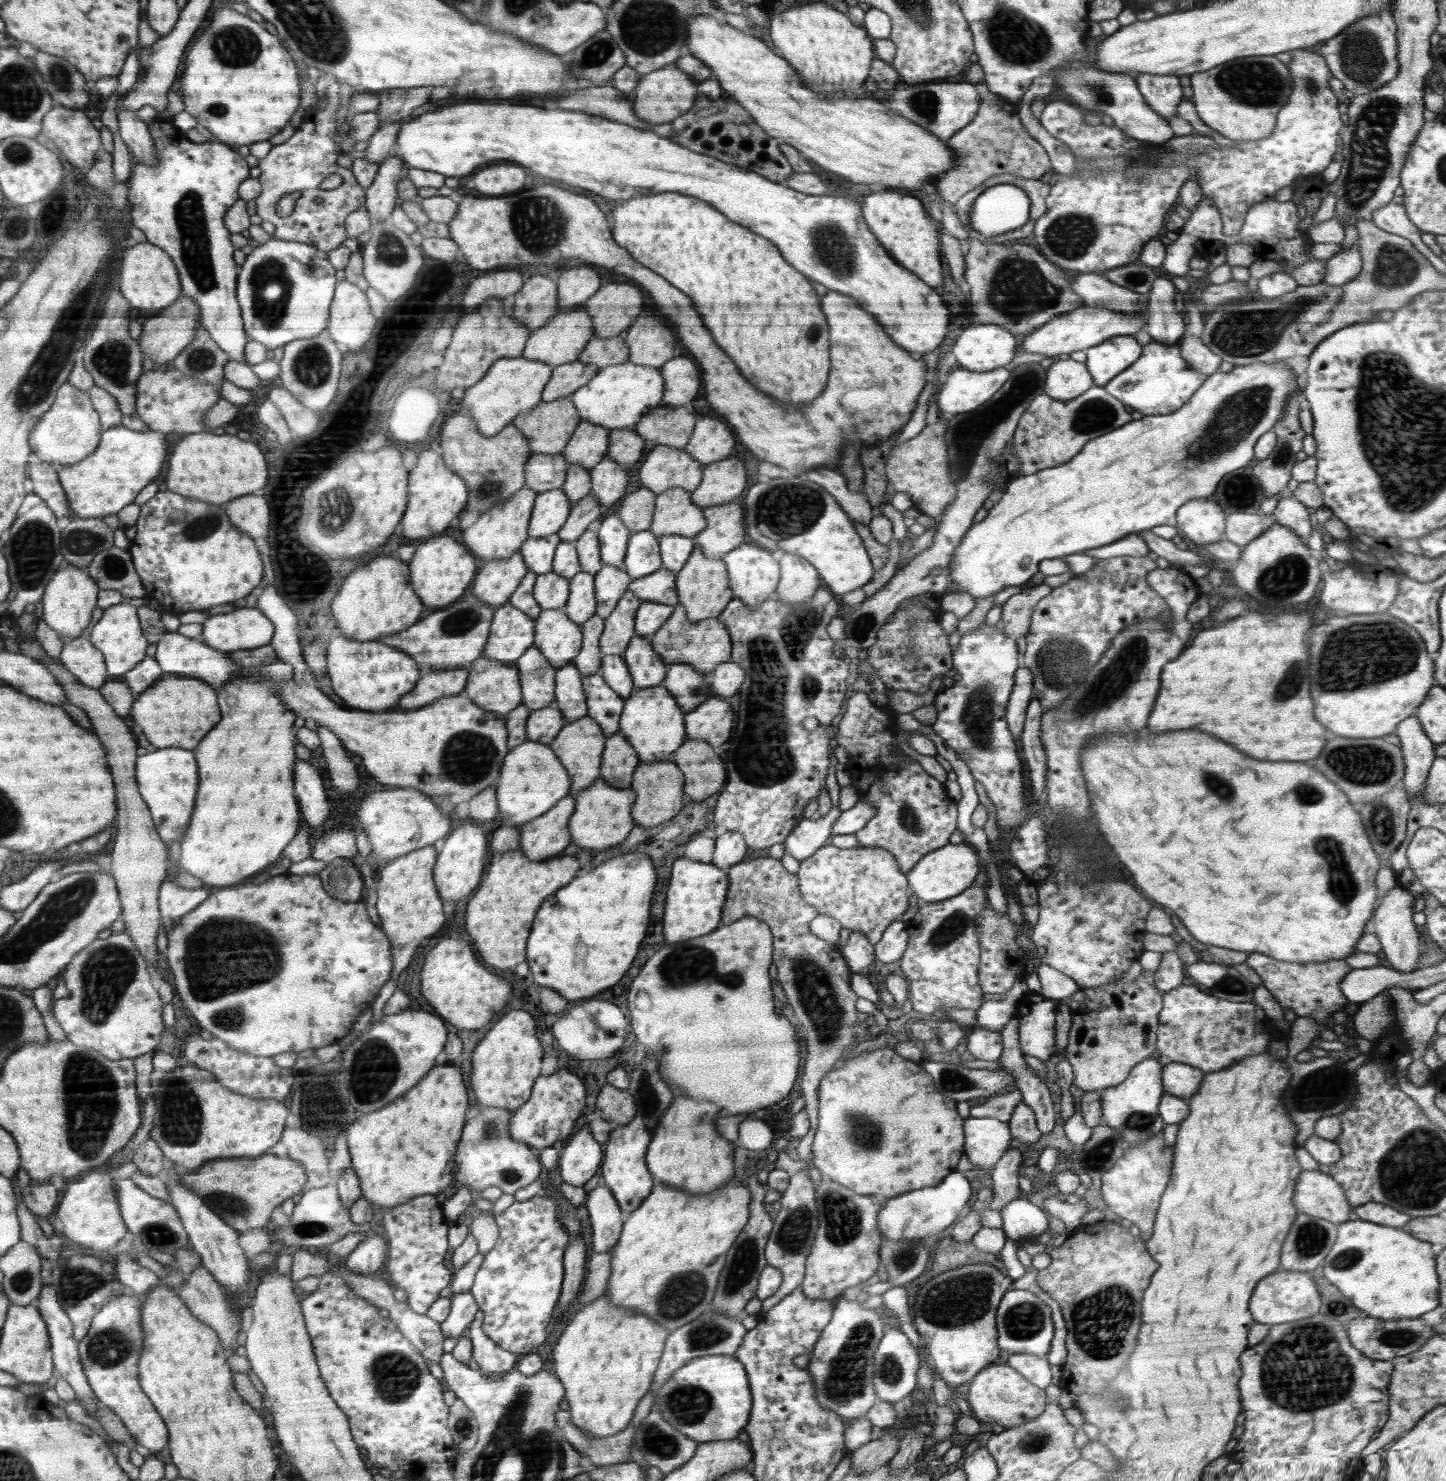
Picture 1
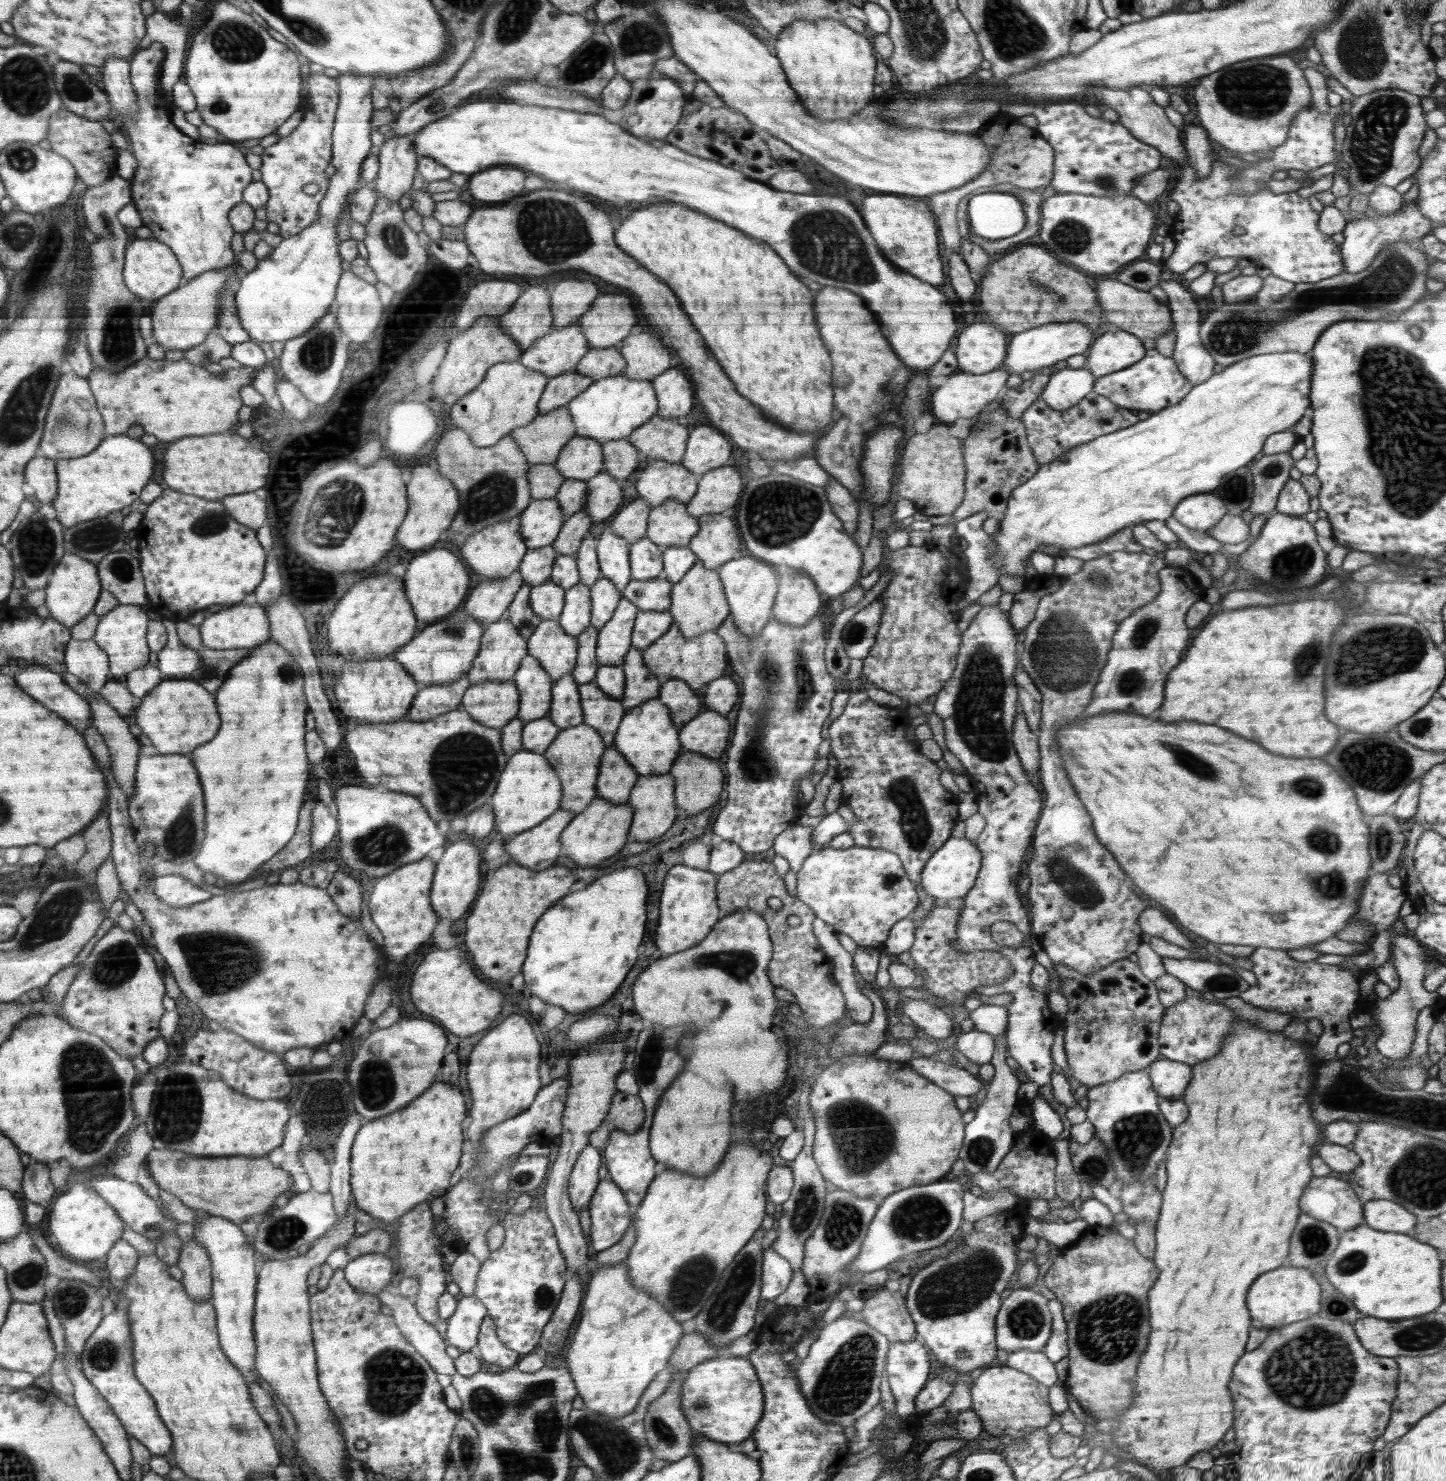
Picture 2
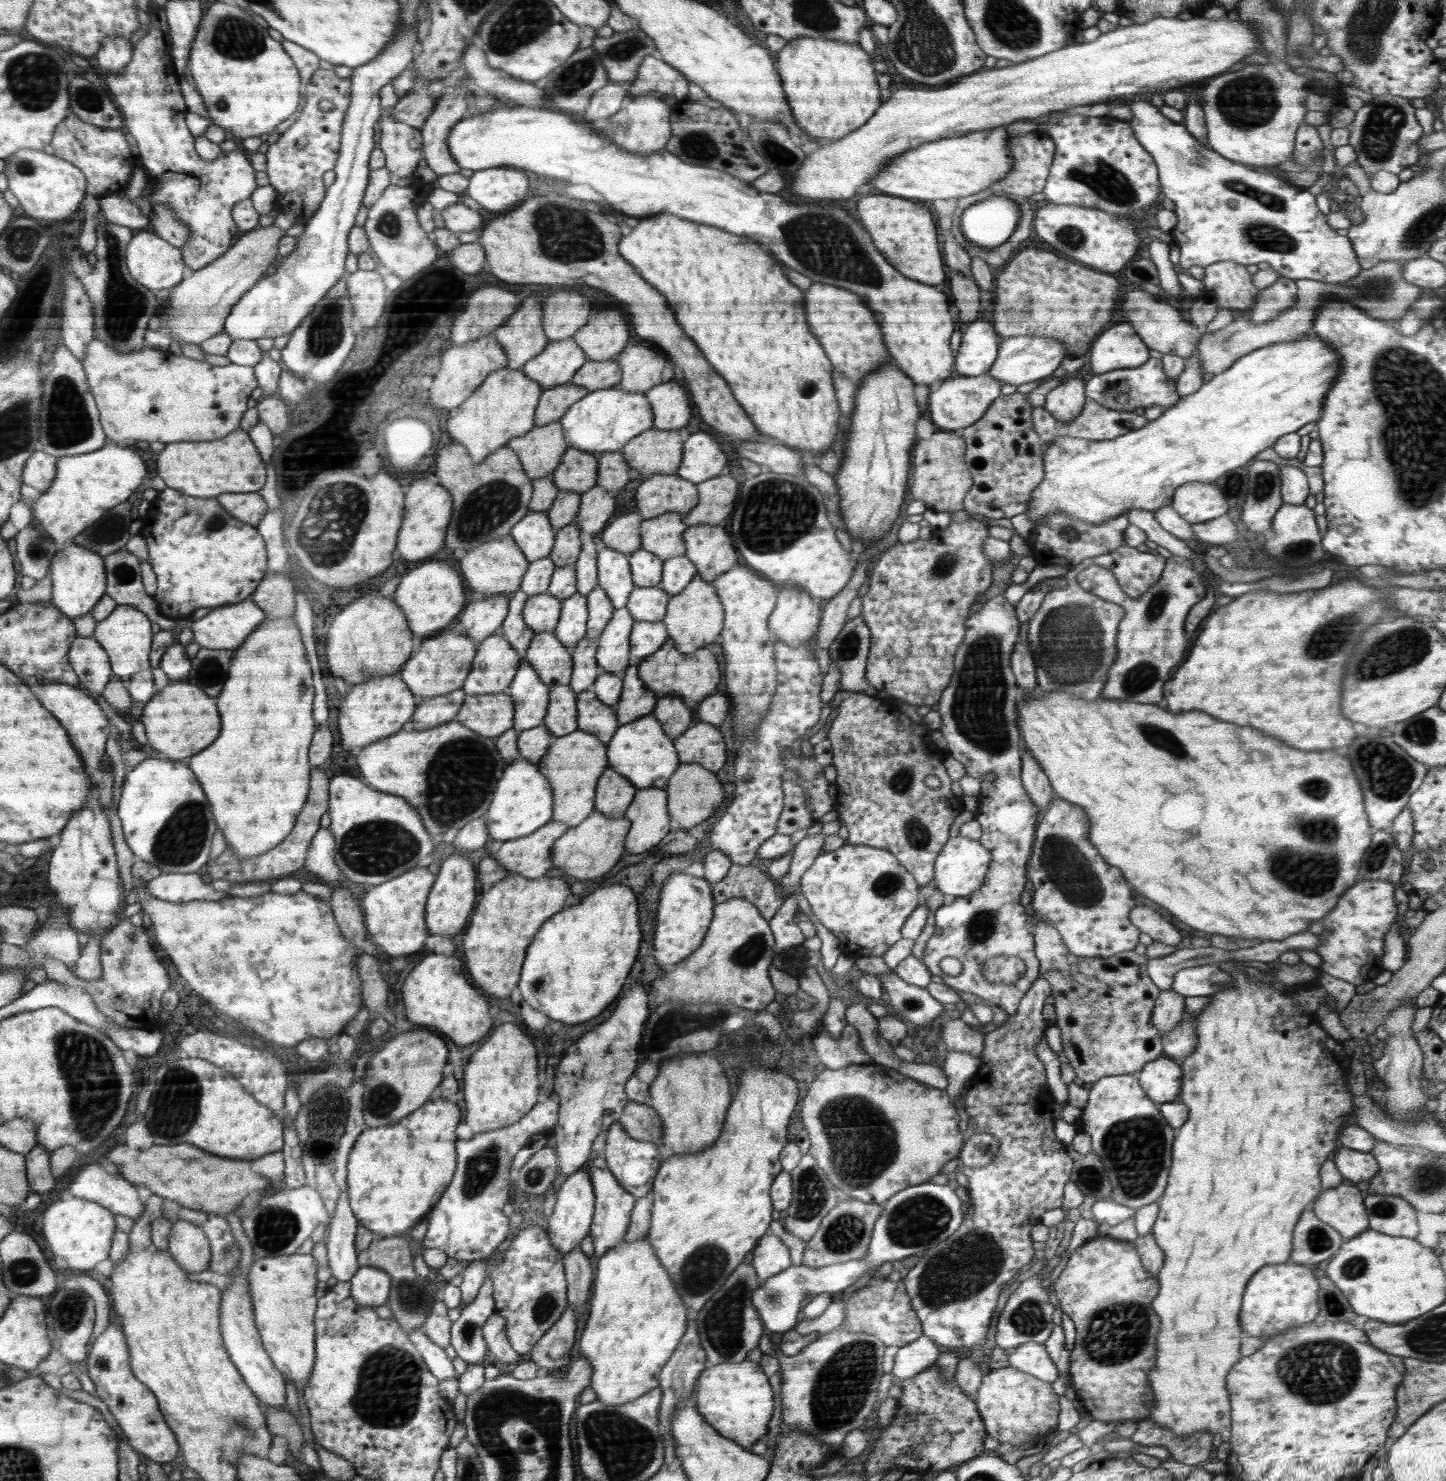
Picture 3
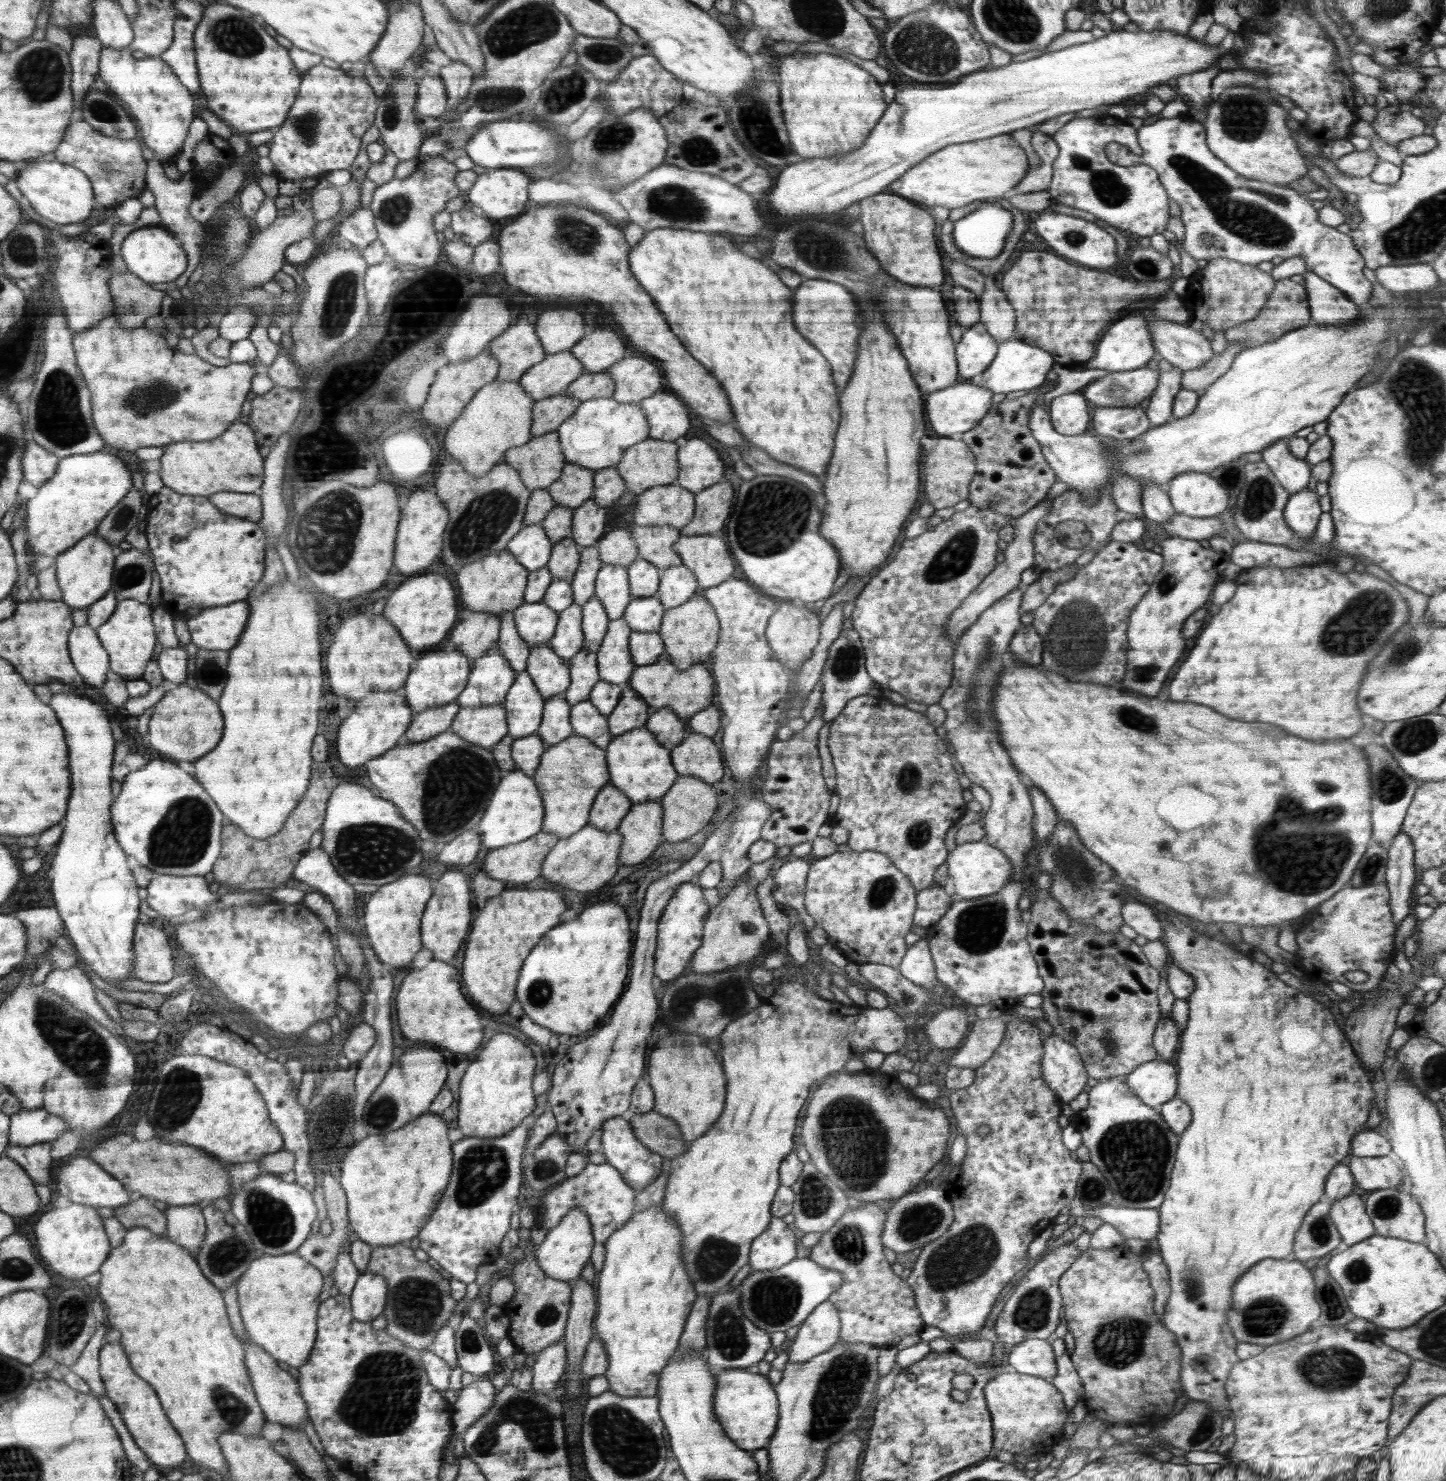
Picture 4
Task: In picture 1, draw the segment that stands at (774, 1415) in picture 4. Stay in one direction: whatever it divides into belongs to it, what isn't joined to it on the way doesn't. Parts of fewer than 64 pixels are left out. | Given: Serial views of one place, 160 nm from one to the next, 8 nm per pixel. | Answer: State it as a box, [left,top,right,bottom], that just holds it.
[654,1355,752,1444]

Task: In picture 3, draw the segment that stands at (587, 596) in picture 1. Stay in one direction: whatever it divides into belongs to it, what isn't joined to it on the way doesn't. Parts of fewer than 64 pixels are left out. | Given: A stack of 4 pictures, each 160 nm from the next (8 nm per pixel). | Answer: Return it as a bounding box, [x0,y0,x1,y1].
[553,593,587,649]

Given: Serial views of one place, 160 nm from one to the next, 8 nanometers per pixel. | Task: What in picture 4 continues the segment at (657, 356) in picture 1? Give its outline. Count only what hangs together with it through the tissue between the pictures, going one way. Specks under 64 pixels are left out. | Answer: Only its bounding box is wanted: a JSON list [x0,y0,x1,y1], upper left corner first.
[606,353,662,404]

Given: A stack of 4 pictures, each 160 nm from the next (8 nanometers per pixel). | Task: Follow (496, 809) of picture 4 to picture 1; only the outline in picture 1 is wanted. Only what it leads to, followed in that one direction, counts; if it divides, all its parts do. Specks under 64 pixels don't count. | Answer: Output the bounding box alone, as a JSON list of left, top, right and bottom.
[496,741,572,826]

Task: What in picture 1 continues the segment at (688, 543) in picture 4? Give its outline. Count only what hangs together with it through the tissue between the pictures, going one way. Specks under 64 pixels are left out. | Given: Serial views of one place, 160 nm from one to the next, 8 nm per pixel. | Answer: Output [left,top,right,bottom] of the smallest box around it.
[694,490,746,557]

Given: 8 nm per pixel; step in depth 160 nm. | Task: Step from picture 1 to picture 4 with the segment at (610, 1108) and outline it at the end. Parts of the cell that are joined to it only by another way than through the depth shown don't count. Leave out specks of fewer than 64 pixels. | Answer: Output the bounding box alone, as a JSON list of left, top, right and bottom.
[631,1110,690,1159]

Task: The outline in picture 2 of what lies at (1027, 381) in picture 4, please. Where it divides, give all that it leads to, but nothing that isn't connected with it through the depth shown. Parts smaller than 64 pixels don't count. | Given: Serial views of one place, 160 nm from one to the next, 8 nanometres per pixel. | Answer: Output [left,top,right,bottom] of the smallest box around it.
[1002,320,1095,377]

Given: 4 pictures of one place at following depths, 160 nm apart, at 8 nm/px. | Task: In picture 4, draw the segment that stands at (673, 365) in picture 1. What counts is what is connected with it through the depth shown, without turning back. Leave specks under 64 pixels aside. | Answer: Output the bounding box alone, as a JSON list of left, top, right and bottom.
[640,390,690,442]

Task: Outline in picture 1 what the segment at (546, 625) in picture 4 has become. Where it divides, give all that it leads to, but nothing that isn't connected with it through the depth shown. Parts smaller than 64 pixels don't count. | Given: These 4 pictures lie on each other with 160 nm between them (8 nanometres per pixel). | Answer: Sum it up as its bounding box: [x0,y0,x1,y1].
[533,571,570,610]

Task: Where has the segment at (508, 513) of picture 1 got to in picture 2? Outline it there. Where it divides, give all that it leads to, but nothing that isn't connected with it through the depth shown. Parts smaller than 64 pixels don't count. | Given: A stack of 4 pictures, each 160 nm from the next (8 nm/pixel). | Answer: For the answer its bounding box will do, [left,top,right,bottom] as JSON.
[462,516,530,578]

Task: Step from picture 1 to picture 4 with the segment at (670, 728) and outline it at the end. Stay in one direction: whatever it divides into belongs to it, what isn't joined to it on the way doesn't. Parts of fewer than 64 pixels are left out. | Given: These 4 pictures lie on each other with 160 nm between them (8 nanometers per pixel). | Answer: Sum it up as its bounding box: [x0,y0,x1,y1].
[608,726,678,804]

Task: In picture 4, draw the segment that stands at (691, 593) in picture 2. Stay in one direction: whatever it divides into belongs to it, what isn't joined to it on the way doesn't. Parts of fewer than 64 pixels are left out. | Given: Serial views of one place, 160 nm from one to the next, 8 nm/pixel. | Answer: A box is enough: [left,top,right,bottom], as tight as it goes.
[659,590,720,670]

